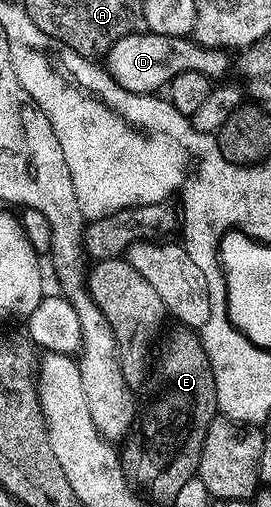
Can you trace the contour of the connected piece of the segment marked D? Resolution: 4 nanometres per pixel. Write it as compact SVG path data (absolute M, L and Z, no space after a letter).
M148 30L132 35L124 35L111 44L104 55L104 66L123 89L137 95L153 95L161 92L176 73L204 73L211 81L218 81L226 71L225 50L204 47L190 37L164 37Z

